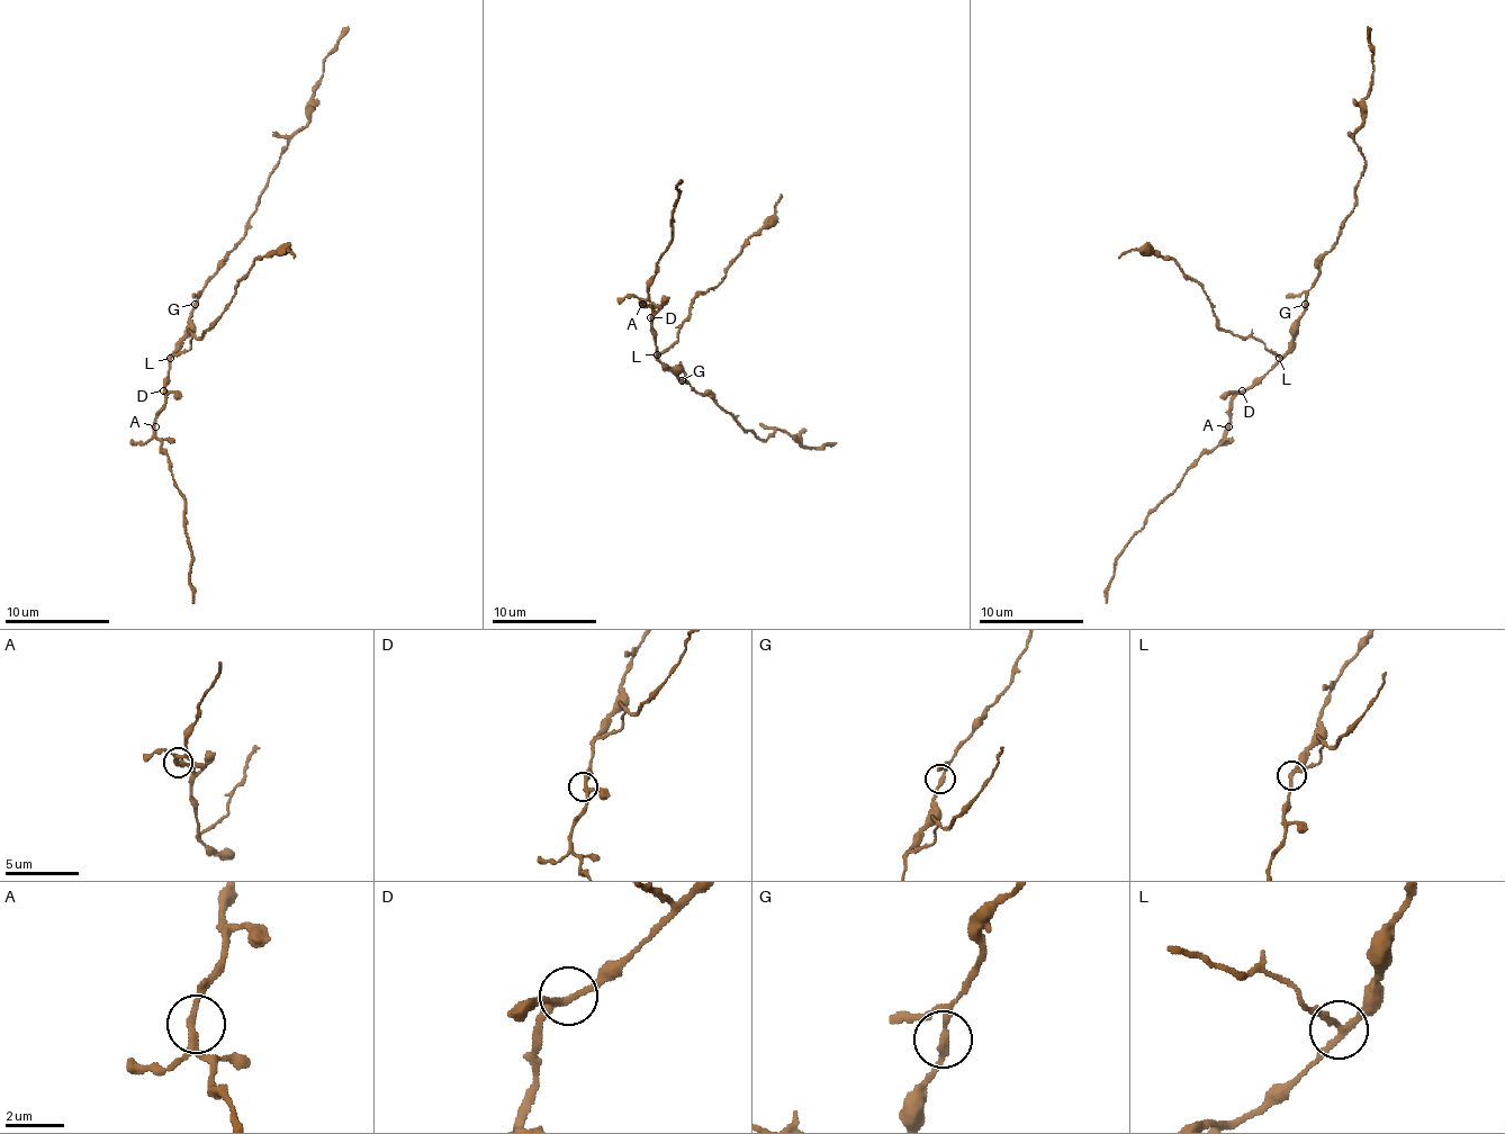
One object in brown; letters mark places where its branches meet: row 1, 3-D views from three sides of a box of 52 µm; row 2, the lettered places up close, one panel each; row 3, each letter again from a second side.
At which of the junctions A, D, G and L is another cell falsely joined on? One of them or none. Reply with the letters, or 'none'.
L

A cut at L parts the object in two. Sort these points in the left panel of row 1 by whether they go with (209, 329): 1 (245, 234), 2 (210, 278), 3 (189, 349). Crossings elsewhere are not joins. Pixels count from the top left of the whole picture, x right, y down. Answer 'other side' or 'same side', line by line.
1: other side
2: other side
3: same side

